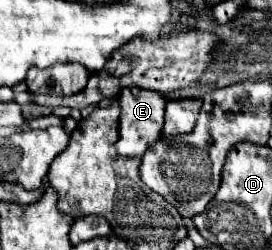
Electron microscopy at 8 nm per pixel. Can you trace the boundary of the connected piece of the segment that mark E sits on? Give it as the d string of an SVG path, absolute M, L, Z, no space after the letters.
M123 89L117 97L121 115L119 115L119 139L115 149L125 157L143 157L145 151L161 139L163 131L163 115L165 115L165 99L161 93L147 89Z

